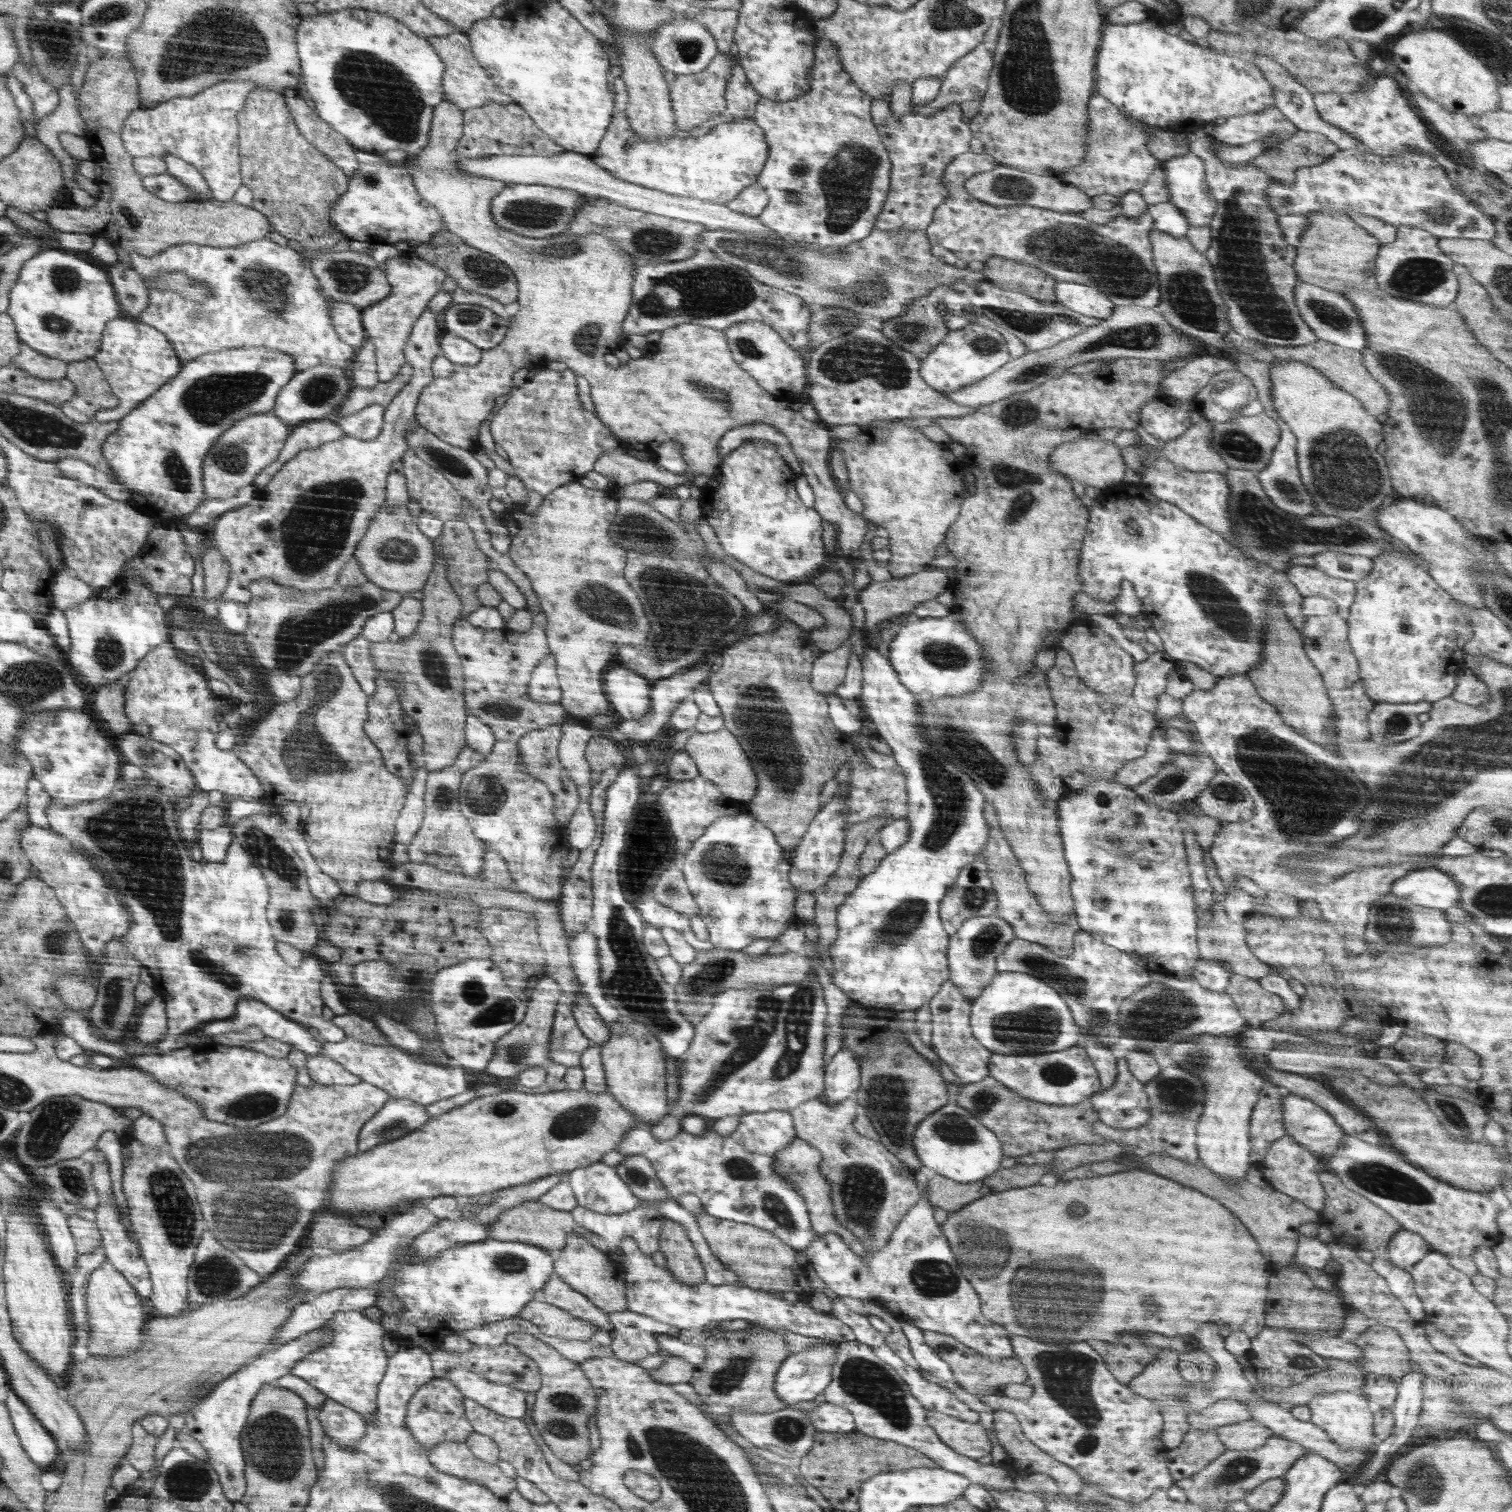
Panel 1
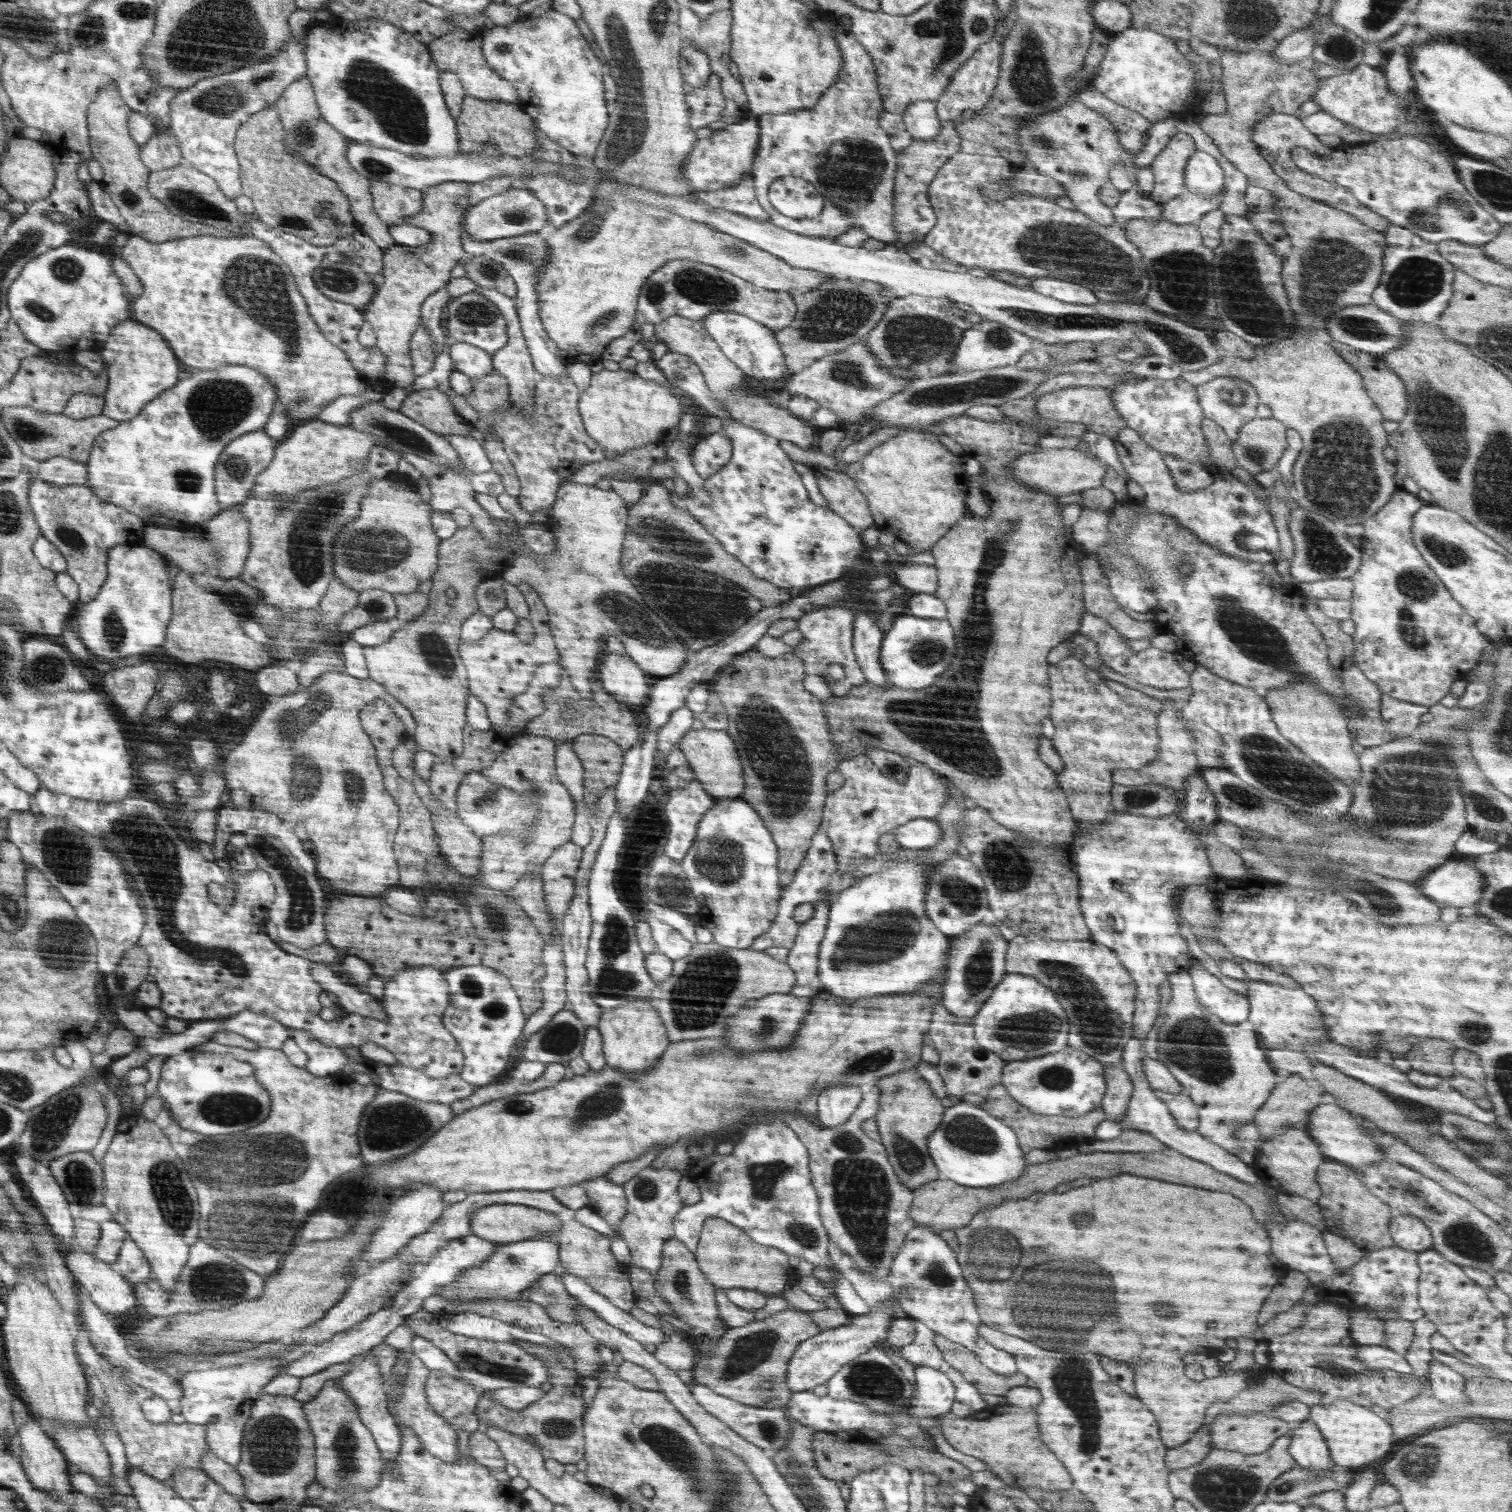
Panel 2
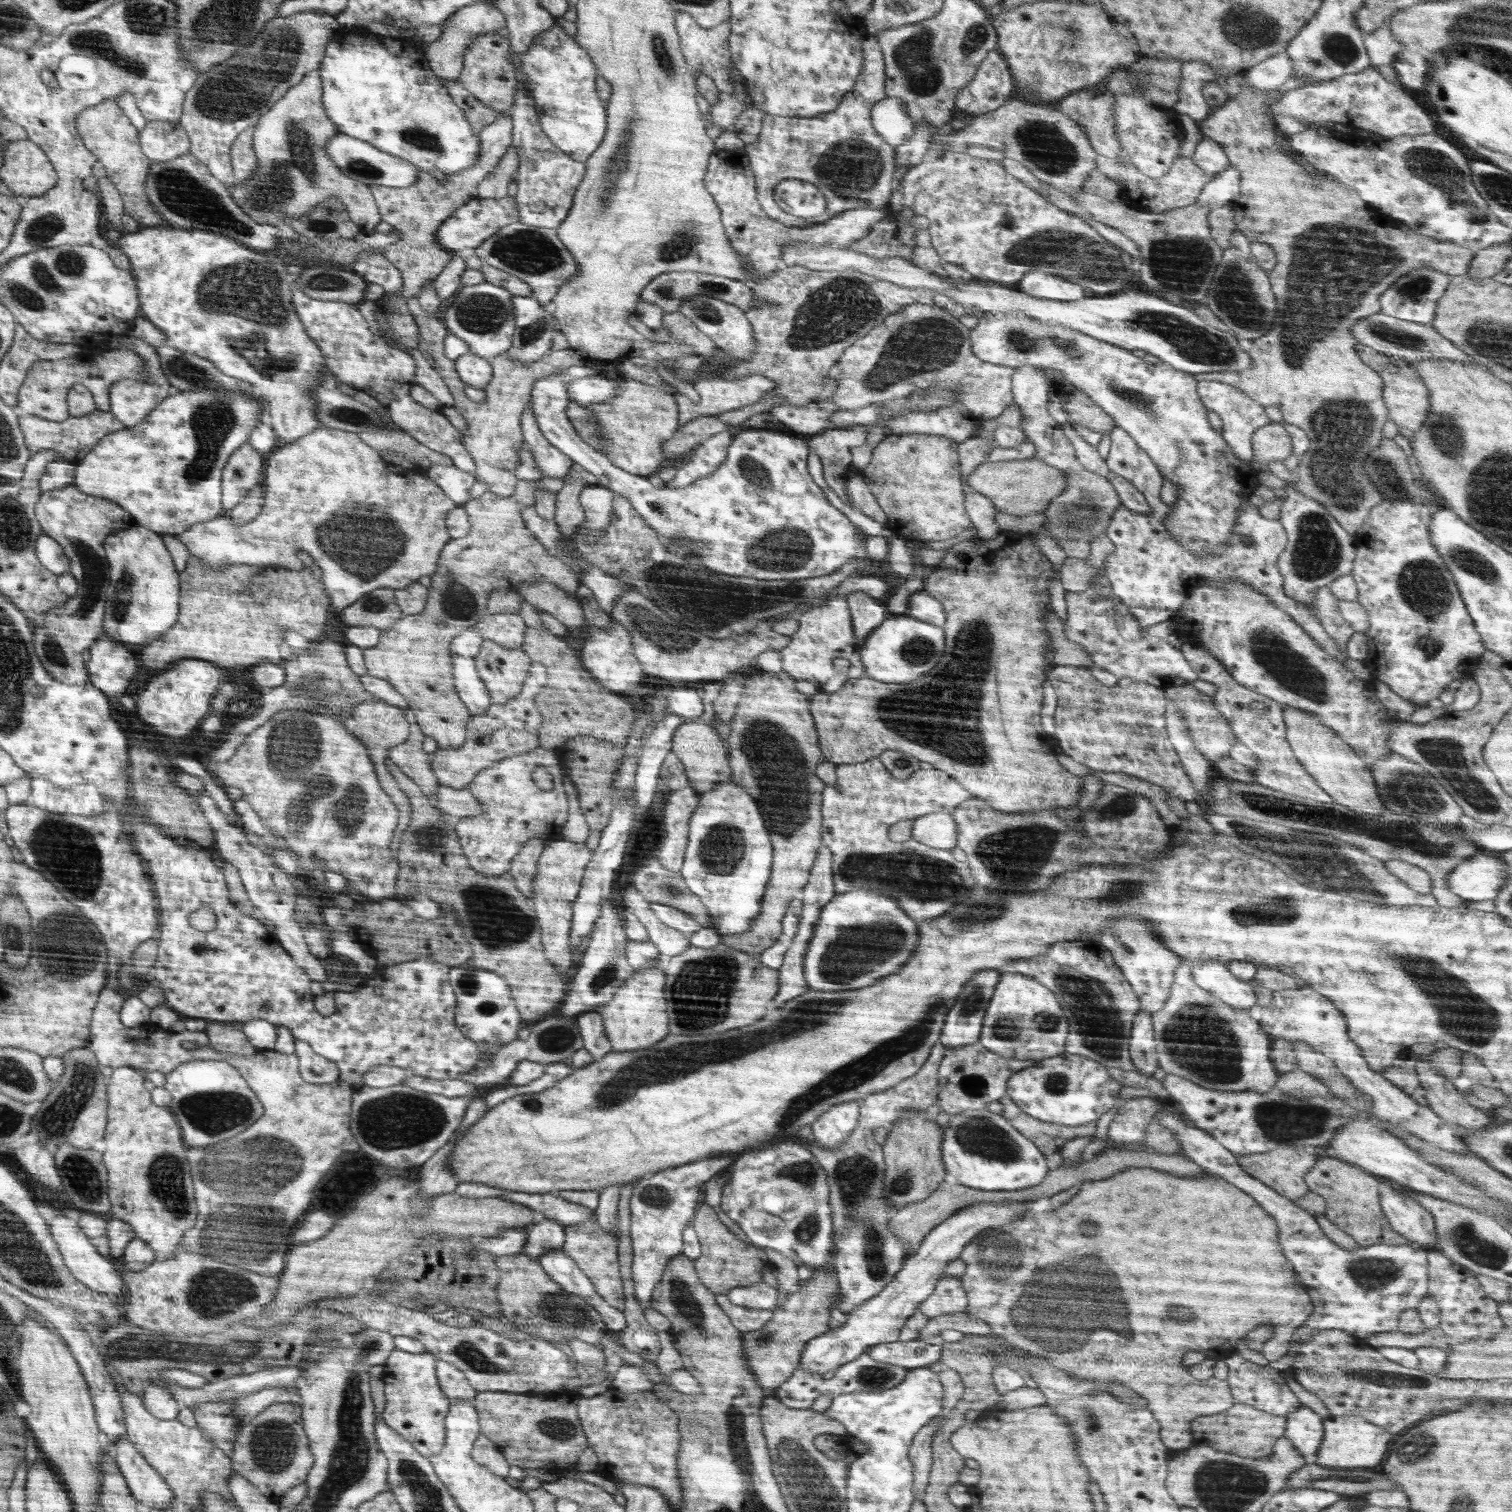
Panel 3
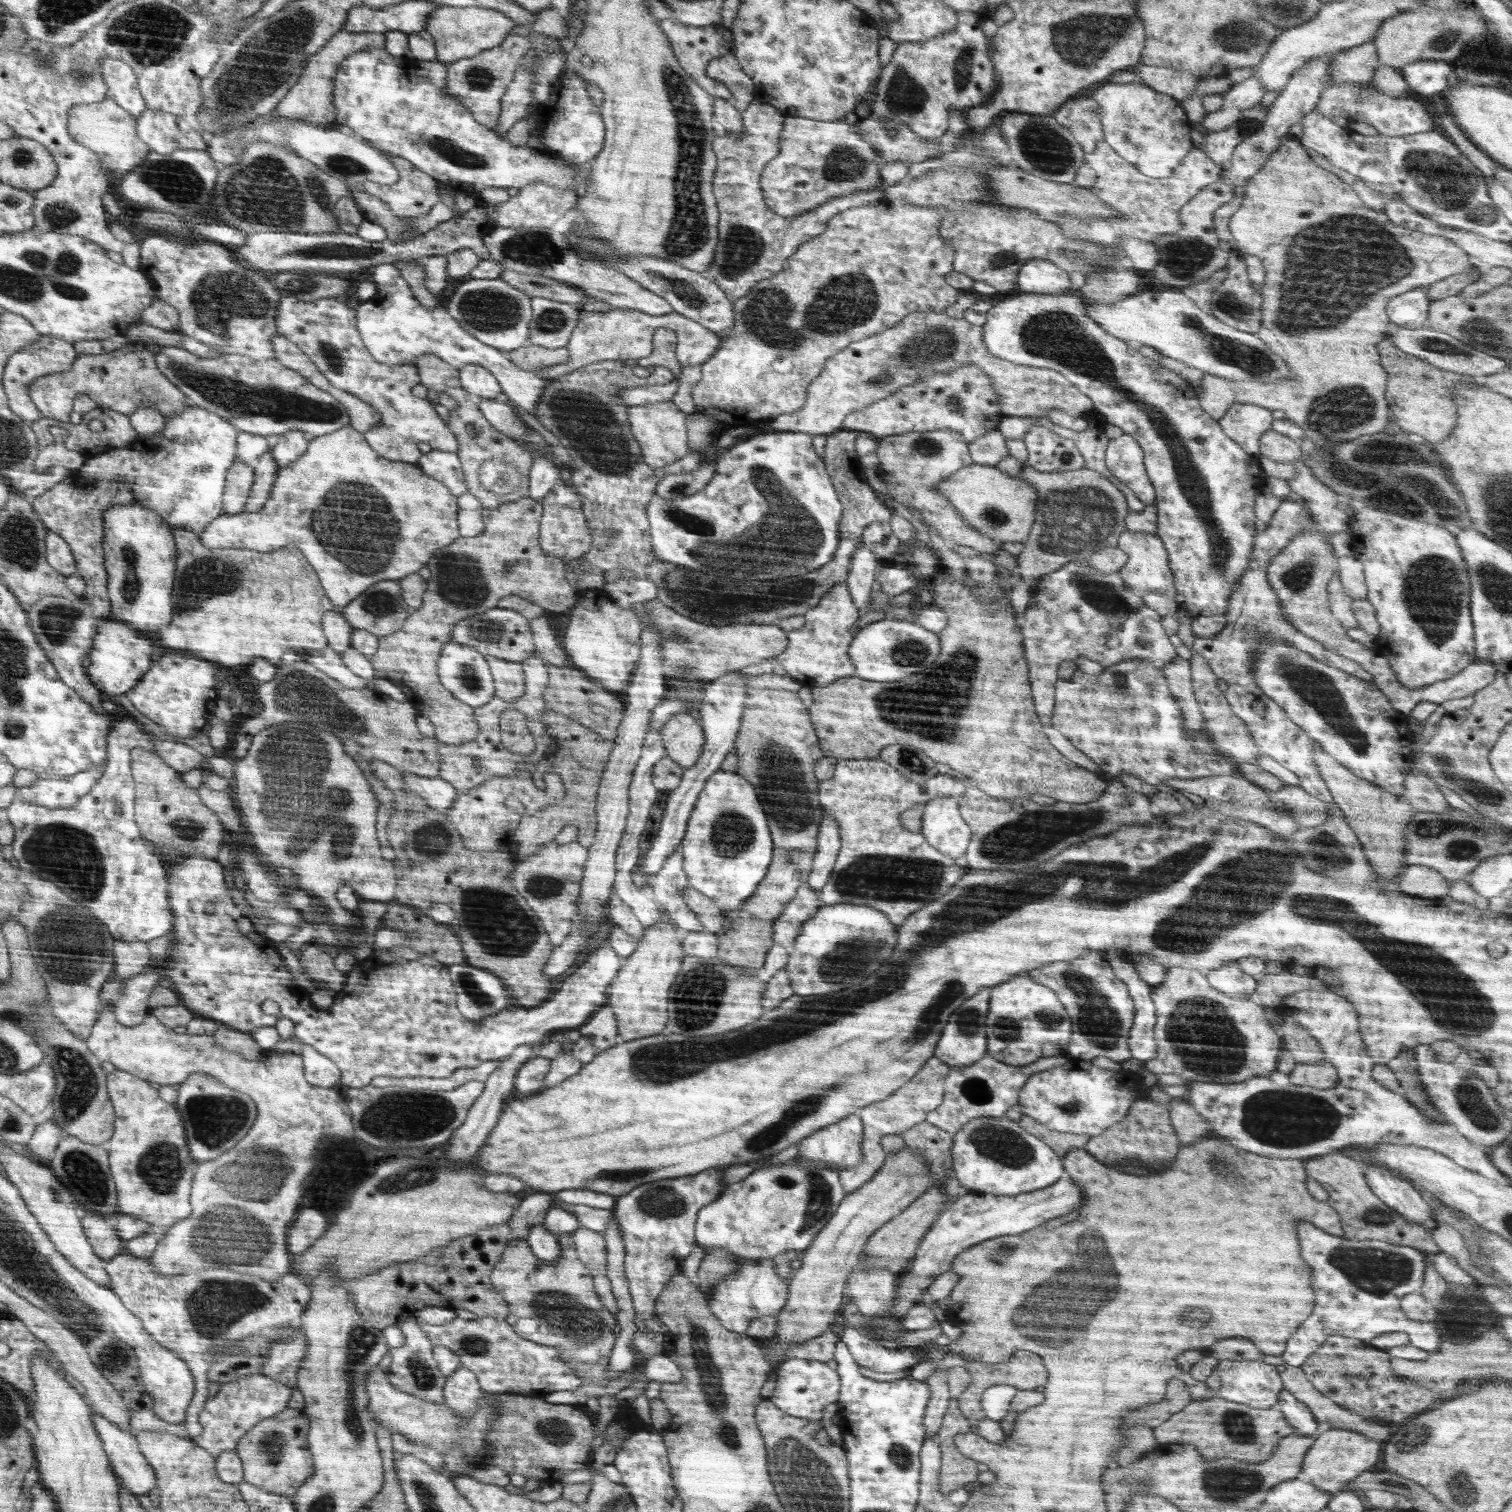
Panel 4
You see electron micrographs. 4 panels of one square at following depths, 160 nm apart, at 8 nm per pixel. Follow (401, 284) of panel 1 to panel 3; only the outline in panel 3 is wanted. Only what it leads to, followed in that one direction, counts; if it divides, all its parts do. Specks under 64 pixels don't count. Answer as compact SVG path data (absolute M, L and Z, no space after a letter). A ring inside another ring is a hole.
M510 112L506 113L505 115L500 115L492 124L489 124L488 126L485 126L482 128L482 130L478 134L481 137L481 152L479 152L479 161L470 168L467 168L465 171L459 171L455 172L455 174L446 174L446 183L442 184L439 183L438 179L434 177L431 173L427 173L426 171L418 171L417 172L417 179L409 186L409 187L402 187L402 188L394 188L394 187L386 187L386 186L374 186L370 187L371 192L373 193L373 196L375 197L375 200L377 202L378 209L381 212L381 219L382 222L386 222L388 224L391 224L394 229L398 230L401 234L400 239L396 241L396 243L386 247L382 248L383 256L386 257L400 272L401 272L401 277L403 280L403 285L401 288L401 292L399 292L399 297L401 299L405 300L405 303L407 304L408 299L414 299L410 298L410 296L416 296L418 294L418 290L422 290L422 286L428 282L428 278L437 278L438 275L441 274L441 272L448 266L454 258L456 258L456 255L454 253L454 250L449 250L448 248L441 248L441 243L438 241L438 235L436 235L436 232L440 230L440 226L442 223L445 222L446 219L452 217L458 210L458 208L465 207L466 204L470 202L470 199L474 199L477 197L477 187L480 186L480 182L482 179L485 178L486 175L490 174L492 172L497 164L500 162L502 156L506 154L507 148L513 144L513 120L511 119L511 114ZM399 346L399 348L409 353L417 361L416 384L429 389L441 401L443 406L453 407L454 399L452 393L449 391L449 387L445 384L440 373L430 364L426 356L417 348L403 348L403 346Z

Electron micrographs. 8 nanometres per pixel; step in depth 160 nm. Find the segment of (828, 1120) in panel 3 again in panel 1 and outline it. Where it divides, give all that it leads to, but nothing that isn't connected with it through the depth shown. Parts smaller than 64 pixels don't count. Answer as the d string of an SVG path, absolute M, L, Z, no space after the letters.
M849 1048L840 1049L825 1066L824 1090L820 1097L828 1104L838 1104L854 1096L860 1088L861 1068Z

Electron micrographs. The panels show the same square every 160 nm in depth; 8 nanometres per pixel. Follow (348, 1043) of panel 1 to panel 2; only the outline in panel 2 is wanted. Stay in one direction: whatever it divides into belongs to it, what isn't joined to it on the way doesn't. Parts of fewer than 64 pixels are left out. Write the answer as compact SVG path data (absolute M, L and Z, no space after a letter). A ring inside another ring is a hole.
M306 1031L292 1032L292 1039L308 1055L305 1069L316 1076L337 1074L347 1064L347 1058L342 1049L326 1046ZM366 1059L358 1064L353 1064L354 1072L367 1072L370 1073L374 1085L386 1090L393 1090L402 1092L402 1094L410 1095L423 1101L438 1101L441 1103L452 1104L455 1100L466 1098L470 1096L477 1087L473 1084L468 1084L458 1074L451 1074L446 1078L430 1078L421 1070L410 1068L402 1064L384 1064L383 1062L376 1062L375 1060Z

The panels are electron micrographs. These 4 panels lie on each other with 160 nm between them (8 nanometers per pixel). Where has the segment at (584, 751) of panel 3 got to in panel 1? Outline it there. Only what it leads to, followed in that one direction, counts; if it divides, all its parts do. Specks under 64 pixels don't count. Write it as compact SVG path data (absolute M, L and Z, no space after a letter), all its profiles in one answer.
M599 735L593 736L587 742L585 759L590 765L590 770L592 770L592 785L599 782L602 772L607 768L618 770L625 767L626 758L618 745L617 741Z

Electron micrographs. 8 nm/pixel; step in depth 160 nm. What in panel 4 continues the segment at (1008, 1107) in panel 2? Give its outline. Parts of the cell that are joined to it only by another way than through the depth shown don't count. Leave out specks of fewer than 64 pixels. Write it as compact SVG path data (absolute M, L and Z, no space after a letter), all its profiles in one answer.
M1022 1115L1018 1124L1026 1130L1026 1132L1037 1136L1040 1140L1048 1144L1061 1159L1075 1148L1083 1149L1090 1140L1090 1136L1087 1134L1075 1135L1050 1130L1046 1125L1040 1124L1037 1120L1026 1115Z

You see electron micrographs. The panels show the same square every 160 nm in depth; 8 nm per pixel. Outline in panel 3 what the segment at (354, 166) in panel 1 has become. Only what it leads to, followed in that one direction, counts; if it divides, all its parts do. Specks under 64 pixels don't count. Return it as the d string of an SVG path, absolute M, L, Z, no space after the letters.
M311 71L296 87L289 88L284 98L277 100L266 114L262 115L255 124L254 149L258 160L258 168L252 179L236 184L230 188L233 201L242 213L246 213L258 224L271 226L273 229L284 227L286 216L298 218L314 211L321 203L332 197L337 198L347 209L348 215L354 224L357 224L365 233L376 232L376 226L382 222L381 212L368 185L355 182L345 175L326 151L328 142L338 134L338 127L329 119L324 105L324 82L320 73Z

